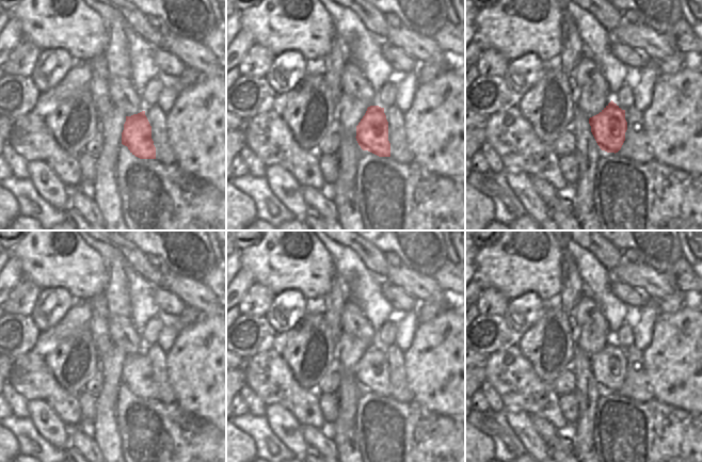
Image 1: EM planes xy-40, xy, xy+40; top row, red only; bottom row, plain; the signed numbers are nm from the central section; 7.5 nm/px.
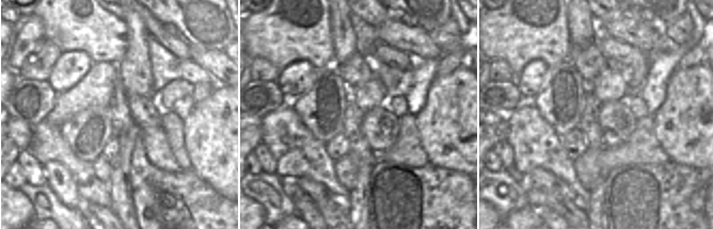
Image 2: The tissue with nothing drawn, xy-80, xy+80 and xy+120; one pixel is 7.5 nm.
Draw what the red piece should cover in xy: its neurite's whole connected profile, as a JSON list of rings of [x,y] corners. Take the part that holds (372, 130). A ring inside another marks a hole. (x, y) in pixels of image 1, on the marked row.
[[[370,106],[356,126],[356,141],[363,150],[379,157],[390,157],[388,122],[384,108]]]

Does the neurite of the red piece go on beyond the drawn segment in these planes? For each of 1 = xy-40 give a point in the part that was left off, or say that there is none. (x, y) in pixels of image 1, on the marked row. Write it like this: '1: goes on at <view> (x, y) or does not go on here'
1: does not go on here

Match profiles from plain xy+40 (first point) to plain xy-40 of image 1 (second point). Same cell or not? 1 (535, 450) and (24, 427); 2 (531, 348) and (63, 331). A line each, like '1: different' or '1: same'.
1: different
2: different

